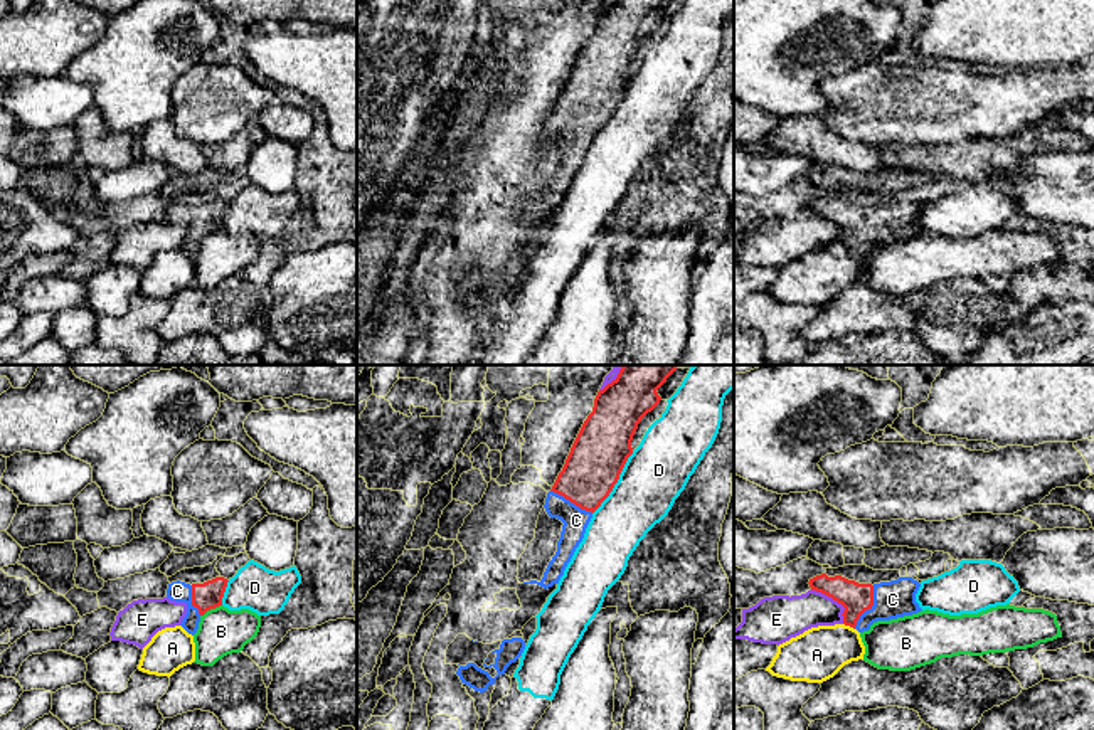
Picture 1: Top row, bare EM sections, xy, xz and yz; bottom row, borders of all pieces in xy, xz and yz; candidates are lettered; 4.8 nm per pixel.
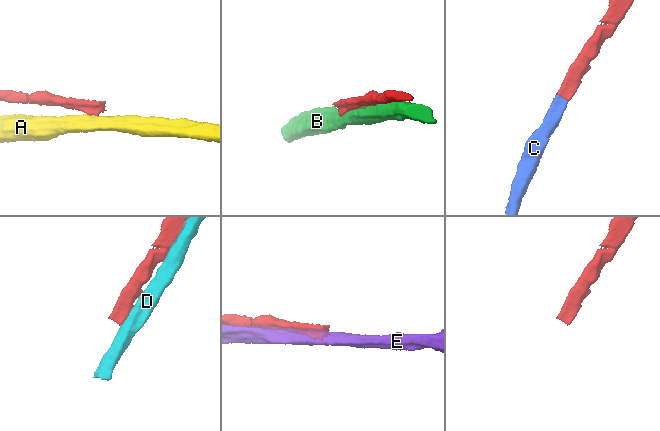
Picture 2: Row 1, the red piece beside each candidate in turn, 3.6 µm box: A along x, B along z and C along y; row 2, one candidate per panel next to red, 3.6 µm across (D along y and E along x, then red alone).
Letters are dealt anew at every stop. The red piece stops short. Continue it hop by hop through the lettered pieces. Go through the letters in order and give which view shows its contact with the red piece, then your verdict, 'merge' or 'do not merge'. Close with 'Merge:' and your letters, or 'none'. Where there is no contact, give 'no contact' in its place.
A: yz | do not merge
B: xy | do not merge
C: yz | merge
D: xz | do not merge
E: yz | do not merge
Merge: C

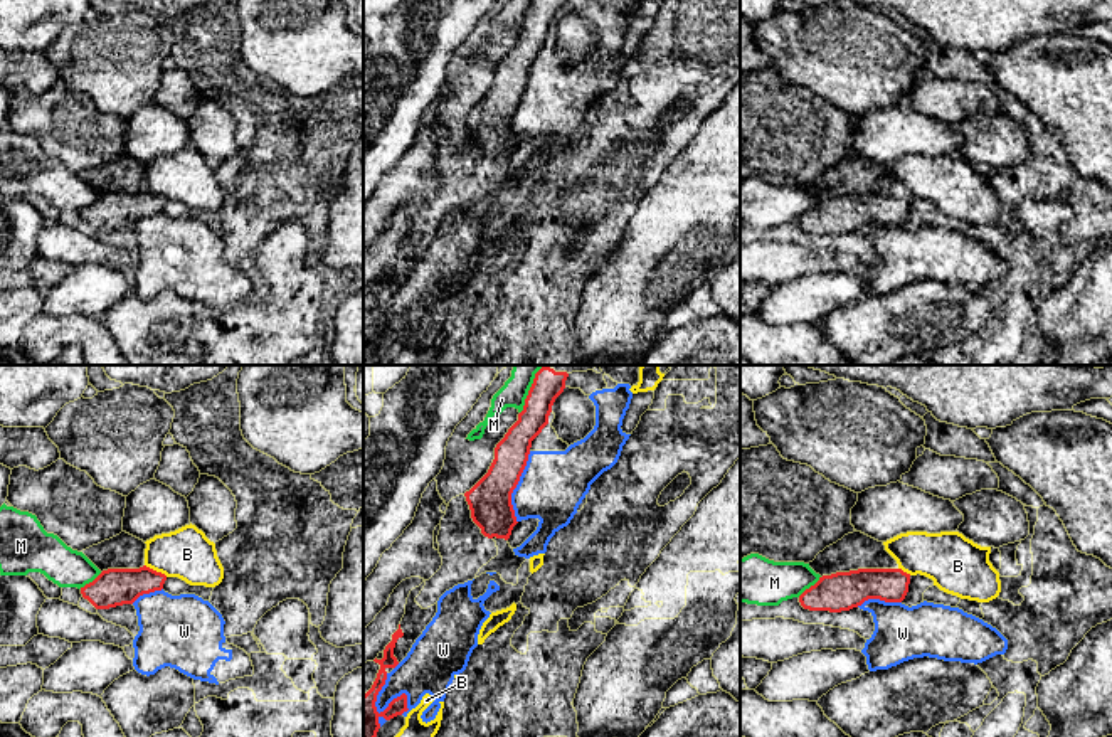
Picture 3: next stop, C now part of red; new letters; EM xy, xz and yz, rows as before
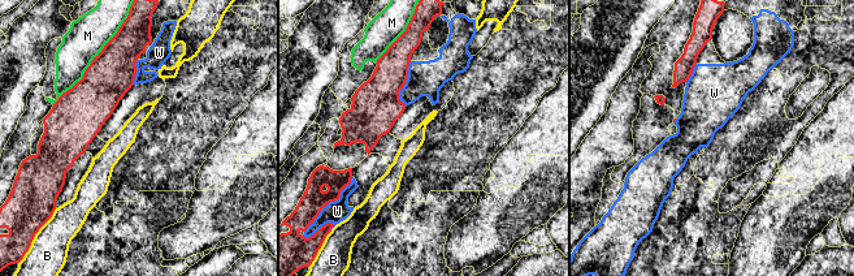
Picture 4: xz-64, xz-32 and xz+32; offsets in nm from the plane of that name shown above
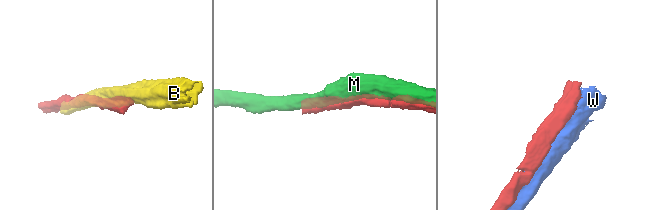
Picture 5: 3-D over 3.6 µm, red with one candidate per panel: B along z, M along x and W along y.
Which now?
B: xy | do not merge
M: xz | do not merge
W: xz | do not merge
Merge: none

